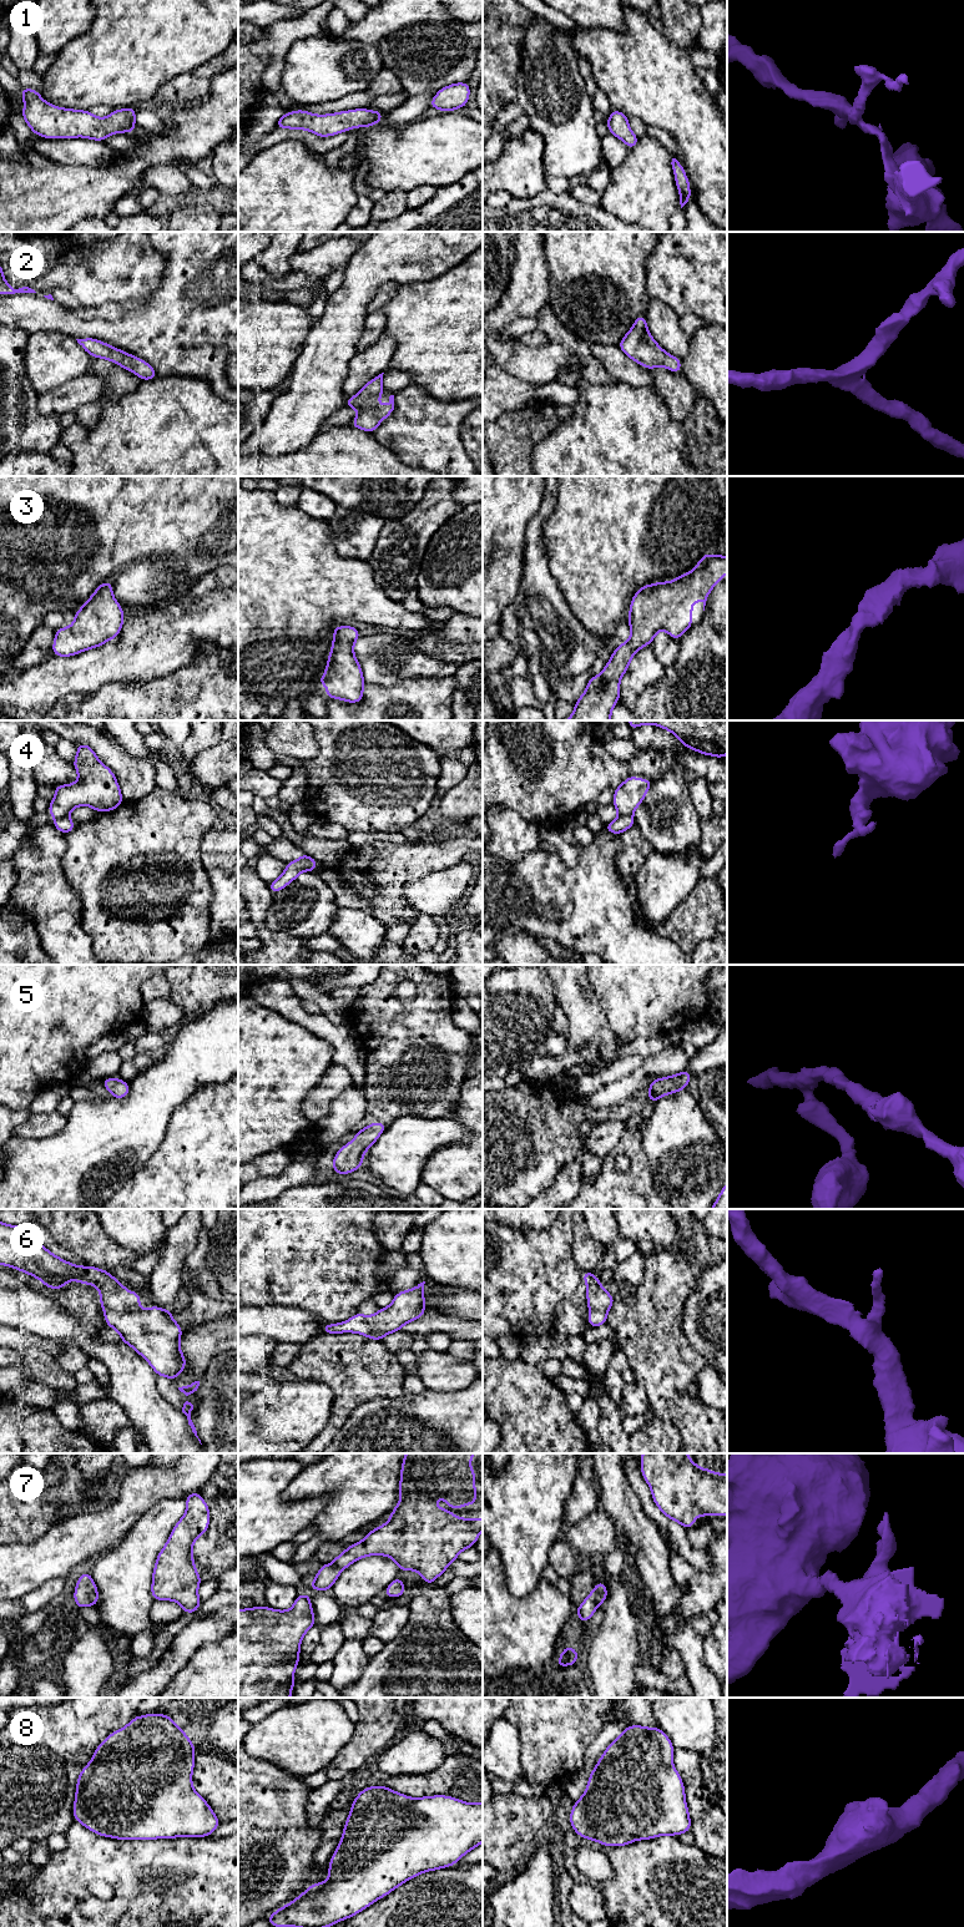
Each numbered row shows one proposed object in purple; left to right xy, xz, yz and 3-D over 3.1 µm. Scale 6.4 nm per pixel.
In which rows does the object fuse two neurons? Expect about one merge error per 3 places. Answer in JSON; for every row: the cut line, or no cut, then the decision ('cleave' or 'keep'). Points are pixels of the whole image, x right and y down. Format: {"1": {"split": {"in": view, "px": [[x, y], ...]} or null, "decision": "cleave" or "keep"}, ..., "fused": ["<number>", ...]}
{"1": {"split": null, "decision": "keep"}, "2": {"split": null, "decision": "keep"}, "3": {"split": null, "decision": "keep"}, "4": {"split": {"in": "yz", "px": [[631, 814], [619, 817]]}, "decision": "cleave"}, "5": {"split": null, "decision": "keep"}, "6": {"split": null, "decision": "keep"}, "7": {"split": {"in": "yz", "px": [[595, 1587], [600, 1604]]}, "decision": "cleave"}, "8": {"split": null, "decision": "keep"}, "fused": ["4", "7"]}

